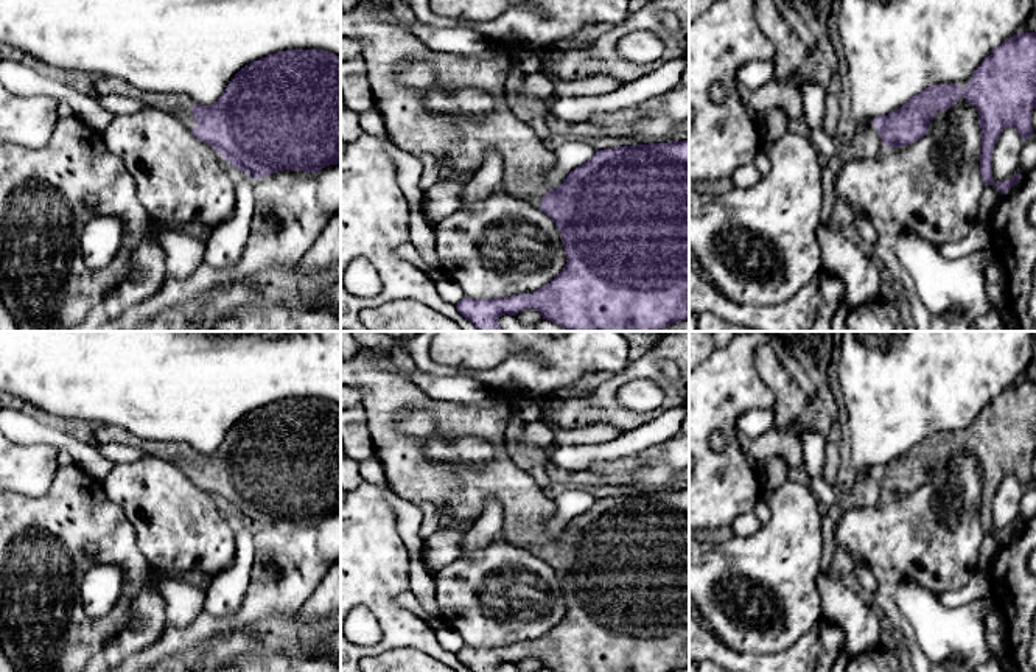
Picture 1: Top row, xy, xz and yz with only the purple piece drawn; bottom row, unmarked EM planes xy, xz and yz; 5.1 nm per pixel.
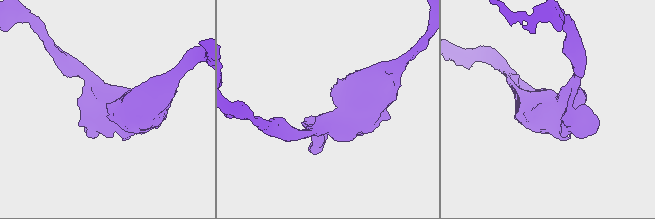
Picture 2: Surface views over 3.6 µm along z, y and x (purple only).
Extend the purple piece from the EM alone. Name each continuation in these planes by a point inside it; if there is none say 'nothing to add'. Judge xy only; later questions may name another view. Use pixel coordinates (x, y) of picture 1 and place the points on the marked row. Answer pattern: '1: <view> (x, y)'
1: xy (179, 104)

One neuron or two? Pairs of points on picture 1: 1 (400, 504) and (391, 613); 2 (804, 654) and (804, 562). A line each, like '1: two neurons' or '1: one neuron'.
1: two neurons
2: two neurons

